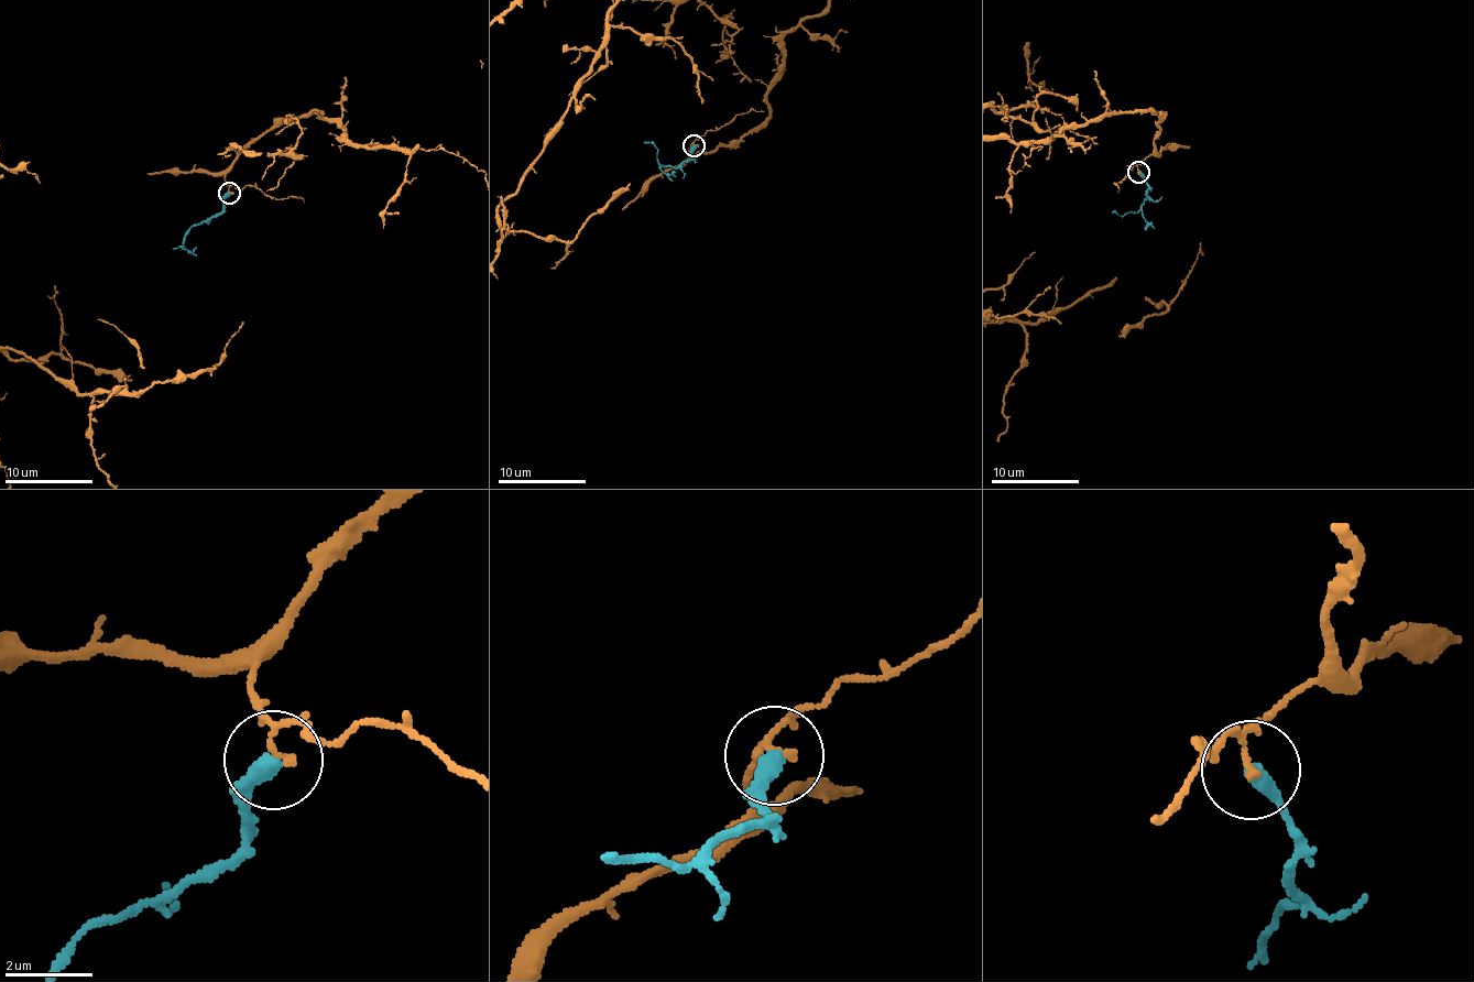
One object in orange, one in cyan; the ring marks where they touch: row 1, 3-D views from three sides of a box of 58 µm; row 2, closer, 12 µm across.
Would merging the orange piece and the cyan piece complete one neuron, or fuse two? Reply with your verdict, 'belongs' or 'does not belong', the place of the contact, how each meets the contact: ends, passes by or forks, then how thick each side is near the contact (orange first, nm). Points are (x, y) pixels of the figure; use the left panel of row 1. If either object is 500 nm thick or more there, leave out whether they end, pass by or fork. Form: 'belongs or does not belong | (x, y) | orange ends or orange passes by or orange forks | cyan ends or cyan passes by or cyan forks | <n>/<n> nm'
does not belong | (229, 193) | orange passes by | cyan ends | 120/400 nm

